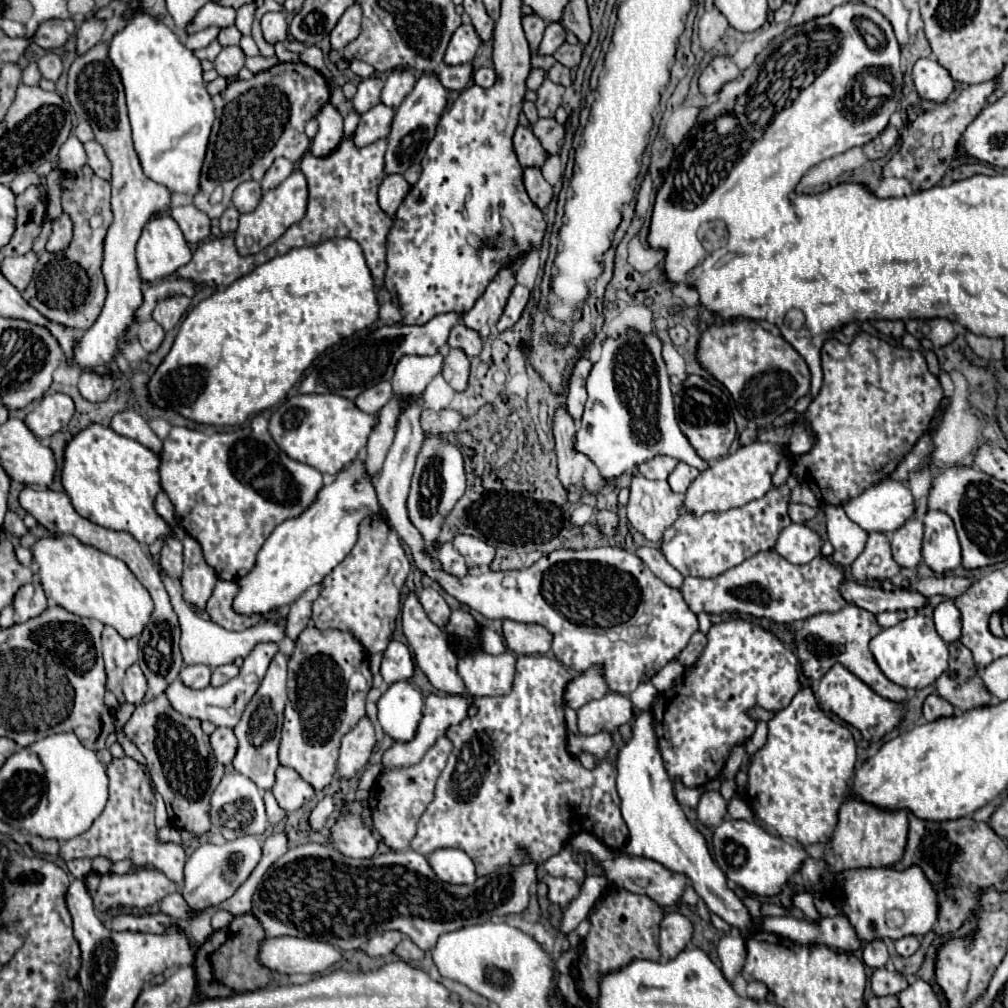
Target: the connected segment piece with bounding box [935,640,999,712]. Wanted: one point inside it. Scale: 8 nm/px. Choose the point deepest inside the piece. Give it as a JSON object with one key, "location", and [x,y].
{"location":[959,684]}

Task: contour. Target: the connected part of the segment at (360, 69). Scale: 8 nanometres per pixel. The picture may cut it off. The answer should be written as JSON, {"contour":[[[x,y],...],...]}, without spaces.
{"contour":[[[353,60],[353,62],[349,64],[349,68],[351,68],[357,76],[361,76],[361,78],[369,78],[369,76],[375,74],[375,68],[373,68],[371,64],[367,64],[367,62],[359,62],[359,60]]]}

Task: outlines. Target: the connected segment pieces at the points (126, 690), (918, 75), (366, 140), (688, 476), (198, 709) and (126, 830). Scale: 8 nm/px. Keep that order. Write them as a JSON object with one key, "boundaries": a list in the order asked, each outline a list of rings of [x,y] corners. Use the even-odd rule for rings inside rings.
{"boundaries":[[[[133,664],[133,666],[127,670],[125,678],[123,678],[123,694],[125,694],[127,702],[131,702],[131,704],[141,704],[145,692],[147,692],[147,680],[145,680],[139,664]]],[[[919,58],[913,66],[911,78],[923,100],[947,102],[955,84],[949,72],[935,58]]],[[[383,102],[373,106],[369,112],[361,114],[361,122],[355,130],[355,144],[369,146],[381,138],[387,138],[387,134],[391,130],[393,116],[395,116],[395,110],[385,106]]],[[[679,462],[677,468],[669,474],[669,486],[673,488],[673,492],[683,494],[683,492],[689,488],[689,484],[691,484],[697,476],[699,476],[699,470],[697,470],[697,468]]],[[[257,644],[255,650],[245,658],[243,666],[241,666],[241,672],[239,676],[235,676],[231,682],[227,682],[225,686],[207,686],[203,690],[193,690],[193,688],[187,688],[181,680],[175,680],[167,690],[167,698],[169,702],[175,706],[175,710],[179,710],[183,716],[191,716],[191,718],[199,718],[199,720],[209,720],[211,724],[215,726],[227,726],[227,728],[235,728],[247,702],[253,698],[255,690],[259,688],[265,672],[267,672],[267,666],[271,662],[271,658],[277,654],[277,644]]],[[[123,756],[123,758],[113,758],[107,764],[107,776],[109,776],[109,800],[105,810],[87,832],[61,844],[61,850],[59,850],[61,858],[73,860],[73,858],[103,856],[103,858],[109,858],[111,862],[129,858],[133,868],[161,870],[167,878],[171,878],[181,888],[183,866],[187,856],[183,848],[175,842],[165,842],[165,846],[161,846],[161,840],[157,836],[157,826],[153,822],[155,792],[151,788],[151,778],[147,774],[147,768],[137,760]]]]}

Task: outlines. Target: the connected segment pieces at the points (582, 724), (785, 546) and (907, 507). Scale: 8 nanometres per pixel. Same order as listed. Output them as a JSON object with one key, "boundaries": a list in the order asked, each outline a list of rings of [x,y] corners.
{"boundaries":[[[[609,692],[607,696],[593,700],[577,710],[579,734],[591,736],[597,732],[613,732],[621,724],[633,718],[633,704],[627,696]]],[[[791,524],[779,532],[775,552],[791,564],[807,564],[821,552],[821,538],[805,524]]],[[[885,478],[883,482],[871,486],[863,494],[859,494],[857,498],[849,500],[843,506],[843,510],[865,532],[883,532],[883,534],[887,534],[887,532],[899,530],[907,520],[911,520],[915,516],[915,500],[913,500],[909,488],[905,488],[901,482]]]]}

